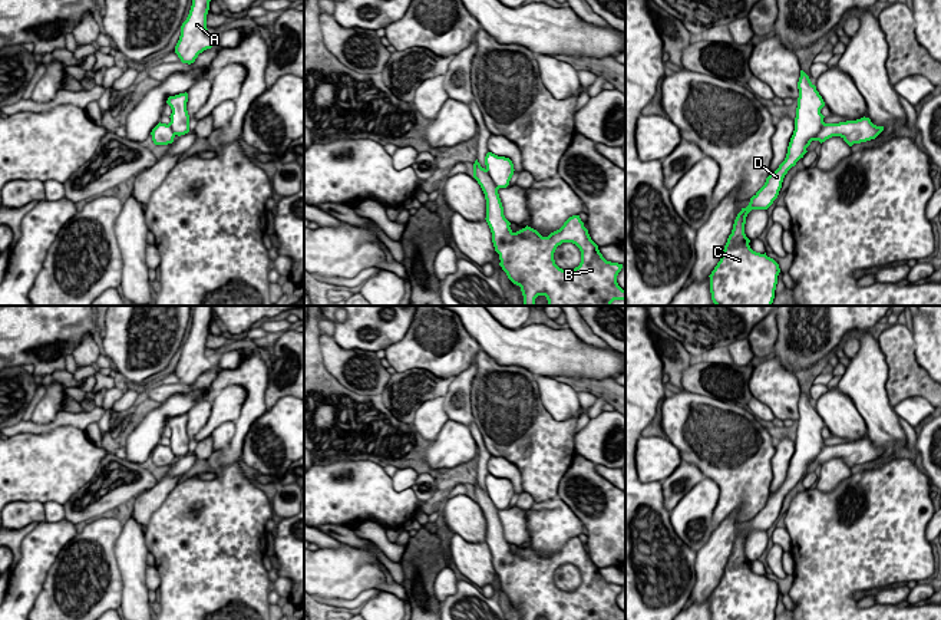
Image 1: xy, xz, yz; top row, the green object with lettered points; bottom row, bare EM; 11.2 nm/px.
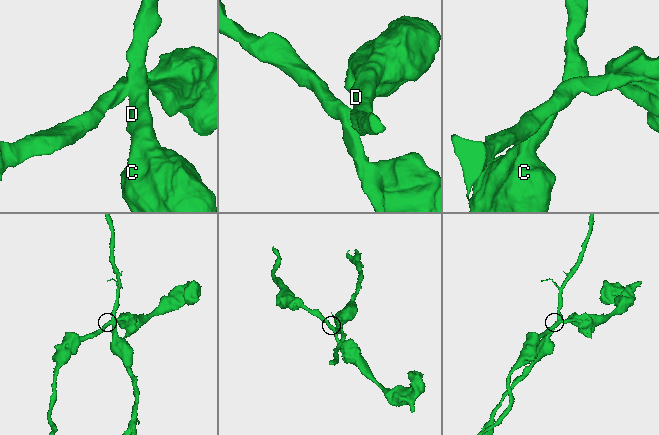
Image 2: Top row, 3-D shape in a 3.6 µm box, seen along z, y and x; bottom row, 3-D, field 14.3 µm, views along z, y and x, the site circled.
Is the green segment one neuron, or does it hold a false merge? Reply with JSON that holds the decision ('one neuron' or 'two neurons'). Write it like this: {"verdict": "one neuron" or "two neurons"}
{"verdict": "one neuron"}

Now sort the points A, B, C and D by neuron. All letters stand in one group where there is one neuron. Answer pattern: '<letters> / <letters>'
A B C D

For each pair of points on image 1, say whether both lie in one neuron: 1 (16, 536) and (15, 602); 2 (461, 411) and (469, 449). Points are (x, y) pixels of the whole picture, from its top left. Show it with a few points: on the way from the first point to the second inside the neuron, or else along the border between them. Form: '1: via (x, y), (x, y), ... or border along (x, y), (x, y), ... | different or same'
1: border along (29, 533), (22, 541), (20, 559), (15, 567) | different
2: border along (449, 418), (468, 426) | different

